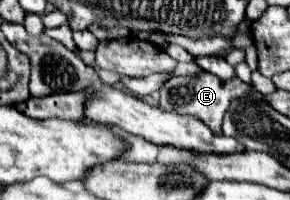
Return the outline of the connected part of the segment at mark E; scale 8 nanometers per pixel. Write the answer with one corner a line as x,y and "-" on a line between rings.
202,72
198,76
174,76
160,88
160,108
166,112
196,116
212,130
212,134
222,136
222,118
230,102
250,92
252,92
252,86
242,82
238,76
234,76
232,80
220,80
210,72

